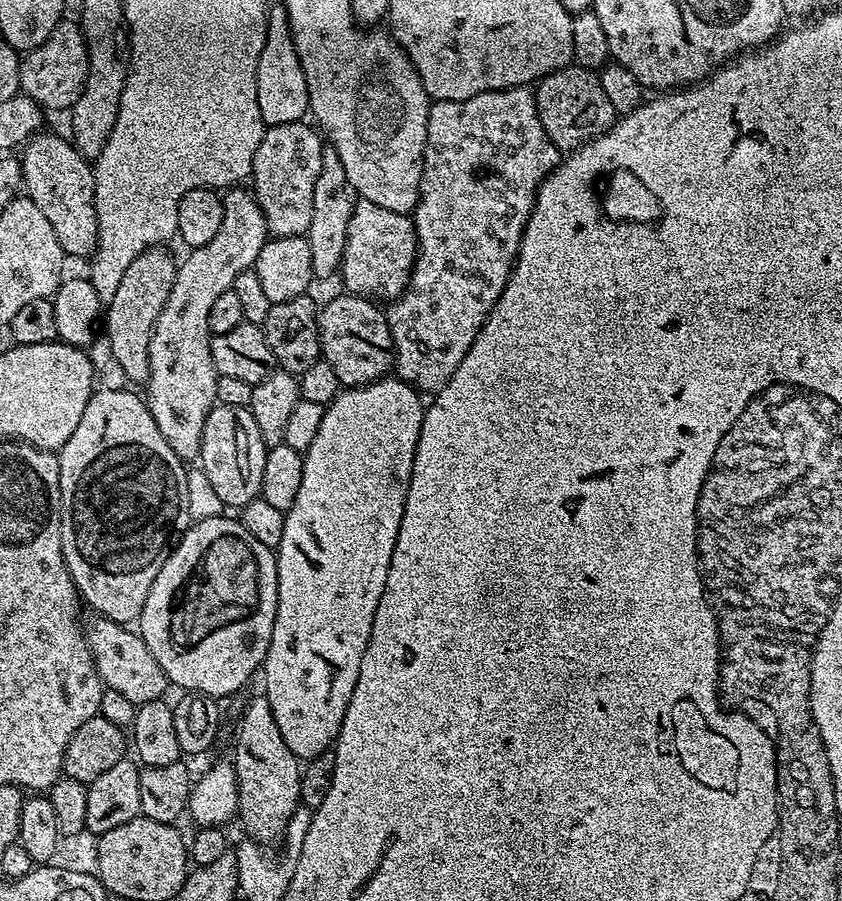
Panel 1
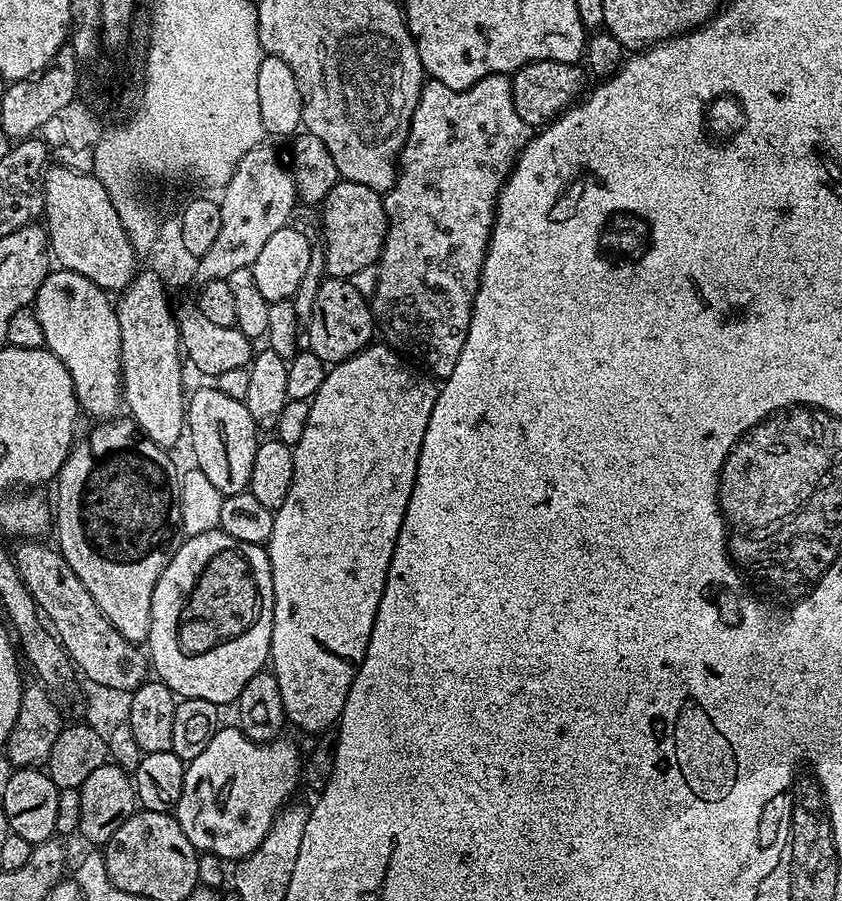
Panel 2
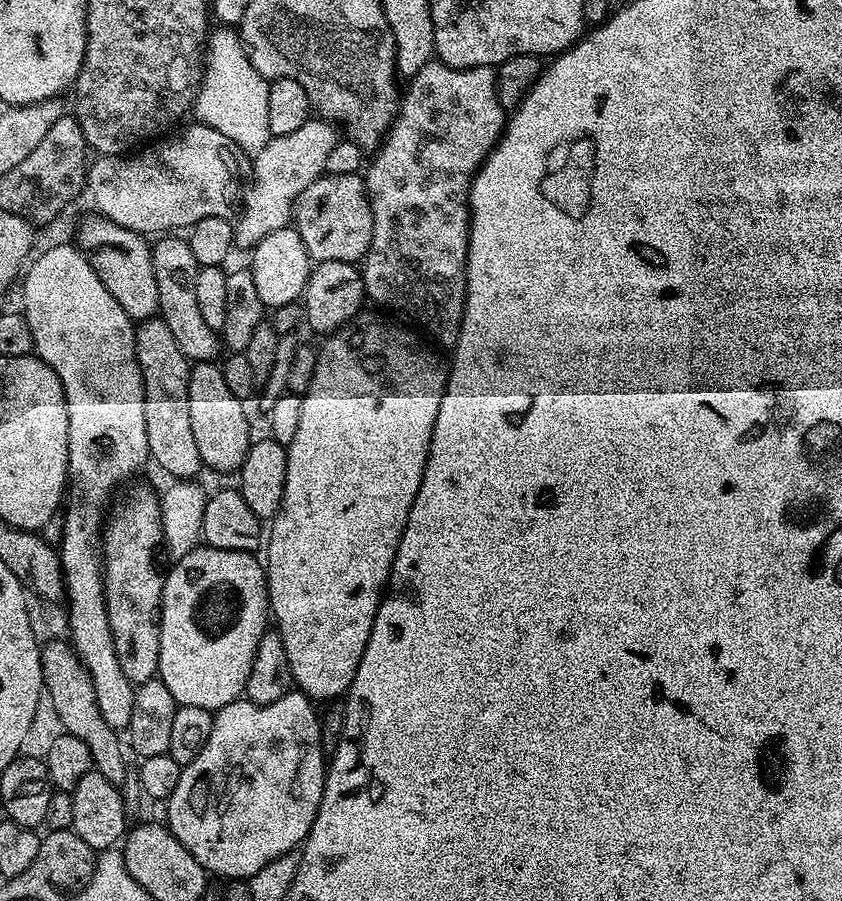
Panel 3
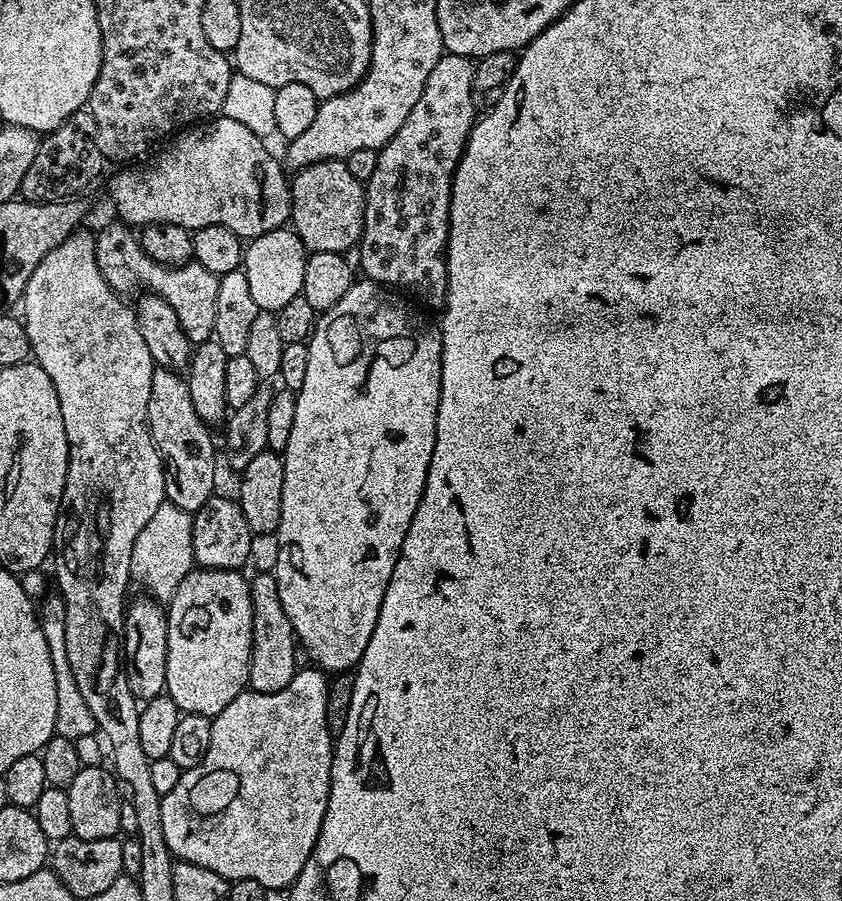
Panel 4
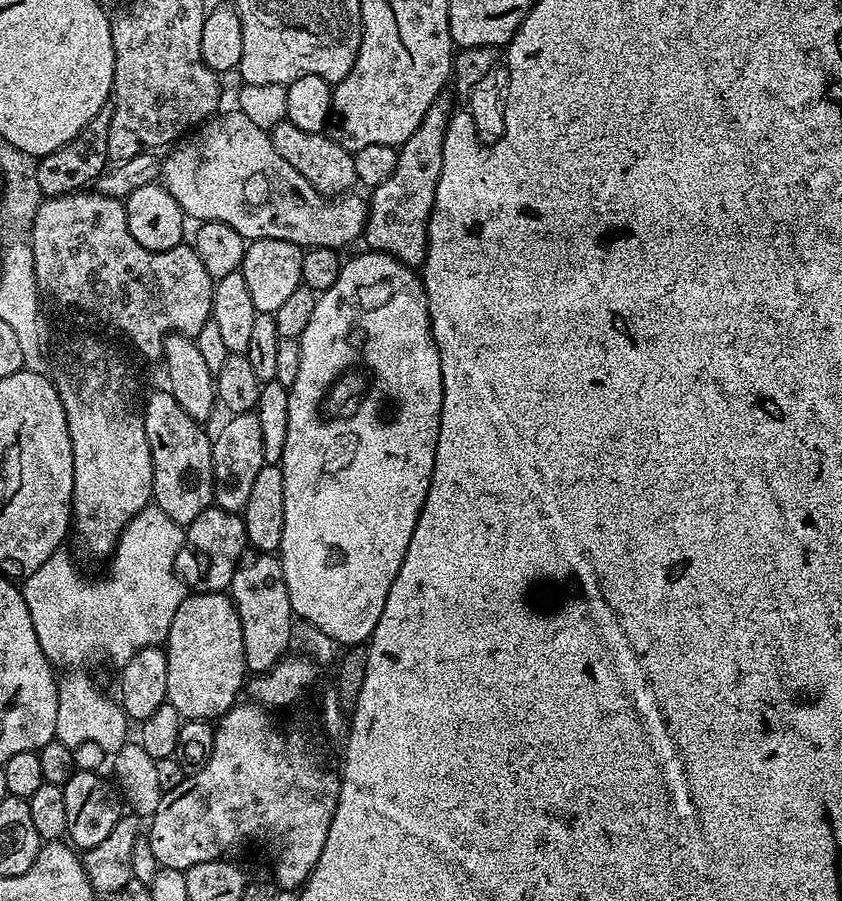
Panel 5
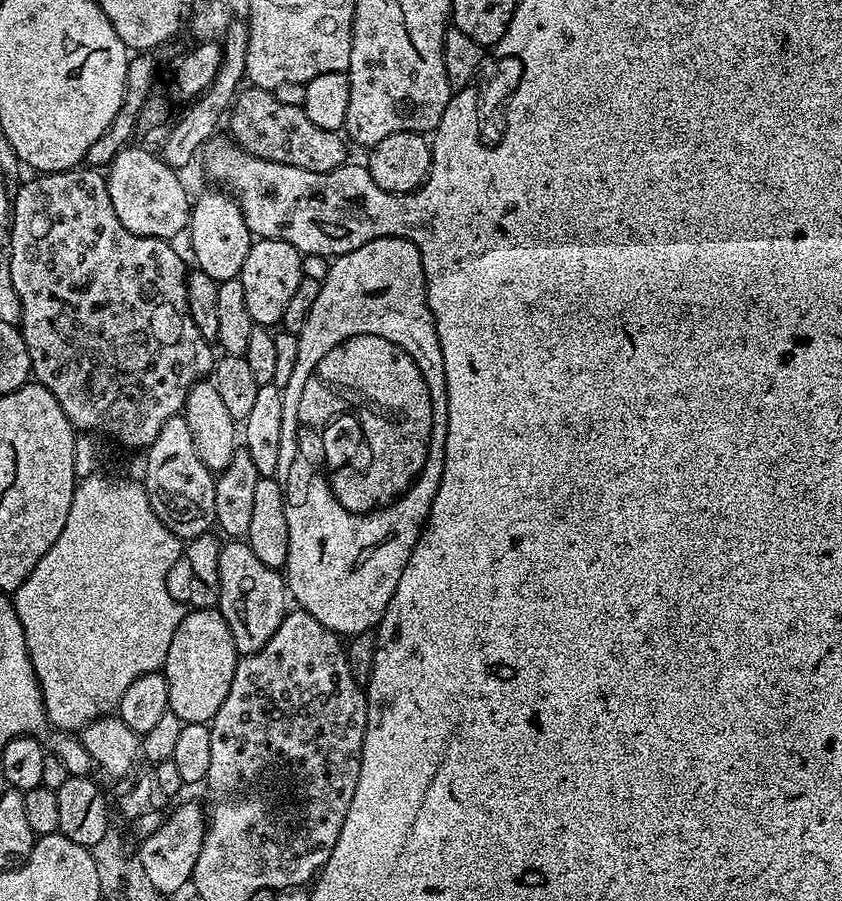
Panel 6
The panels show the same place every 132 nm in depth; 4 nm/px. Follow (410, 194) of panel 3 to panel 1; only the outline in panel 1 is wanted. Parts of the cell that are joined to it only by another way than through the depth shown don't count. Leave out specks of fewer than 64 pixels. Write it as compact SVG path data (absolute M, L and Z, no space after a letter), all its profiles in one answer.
M531 87L503 88L493 92L474 94L474 98L466 98L465 100L438 100L429 107L422 178L420 179L420 196L416 199L414 209L416 264L412 267L412 277L408 279L408 287L404 289L404 293L391 301L386 308L388 325L392 335L395 375L412 385L417 392L435 394L442 391L446 382L450 382L454 370L458 370L462 358L466 358L470 346L474 346L482 326L492 313L492 308L498 302L498 298L512 273L516 263L516 255L522 242L522 234L526 230L526 222L530 218L532 207L536 205L536 191L542 186L544 179L559 166L561 159L561 149L553 146L546 130L542 130L542 122L538 118L538 110L536 109L536 93Z

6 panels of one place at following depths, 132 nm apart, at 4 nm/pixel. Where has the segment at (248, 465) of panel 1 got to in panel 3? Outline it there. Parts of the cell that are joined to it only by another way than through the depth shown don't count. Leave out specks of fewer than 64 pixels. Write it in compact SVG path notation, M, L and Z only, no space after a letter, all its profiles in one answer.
M196 362L188 373L190 398L190 426L194 430L194 443L198 445L200 463L205 469L235 473L242 466L248 453L248 416L244 413L245 401L234 398L222 378L220 364Z

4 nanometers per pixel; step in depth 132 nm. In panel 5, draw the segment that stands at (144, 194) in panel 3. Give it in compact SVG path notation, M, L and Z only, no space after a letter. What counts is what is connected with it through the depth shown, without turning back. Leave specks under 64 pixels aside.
M231 110L232 112L221 111L219 114L213 115L211 118L199 125L198 130L191 134L185 135L171 149L172 156L164 156L162 160L162 183L164 189L168 191L180 209L184 211L185 217L196 219L196 222L215 222L217 224L225 224L230 226L245 241L254 240L281 240L282 242L290 242L291 244L299 244L301 249L309 248L334 248L344 250L347 244L352 244L355 240L359 241L364 234L364 228L368 225L368 200L365 197L356 196L357 194L345 194L342 196L327 197L314 190L314 186L310 186L310 182L306 182L306 178L302 178L302 174L298 174L298 170L294 170L294 166L290 166L290 162L286 162L286 158L282 158L282 154L278 154L278 150L274 150L272 145L272 137L265 129L254 126L254 122L250 122L250 118L246 118L246 114L242 114L239 110Z

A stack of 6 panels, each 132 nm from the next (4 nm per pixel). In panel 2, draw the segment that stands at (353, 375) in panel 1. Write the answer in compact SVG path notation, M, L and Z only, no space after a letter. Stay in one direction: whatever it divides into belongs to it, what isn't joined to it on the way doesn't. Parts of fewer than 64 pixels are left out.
M325 278L318 286L318 298L314 298L314 310L306 321L307 351L318 354L324 363L341 364L346 358L358 354L373 343L378 325L372 314L372 305L355 288L348 278Z

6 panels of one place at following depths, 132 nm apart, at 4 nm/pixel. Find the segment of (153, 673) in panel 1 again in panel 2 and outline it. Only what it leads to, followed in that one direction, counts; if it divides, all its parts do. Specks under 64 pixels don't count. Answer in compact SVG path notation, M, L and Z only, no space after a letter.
M44 542L17 543L20 545L14 548L14 561L26 590L33 596L43 619L68 652L75 671L84 680L132 692L149 679L149 657L137 645L118 634L118 630L94 602L94 598L90 598L90 590L86 590L78 574L70 570L66 558L55 547L47 548L40 543Z

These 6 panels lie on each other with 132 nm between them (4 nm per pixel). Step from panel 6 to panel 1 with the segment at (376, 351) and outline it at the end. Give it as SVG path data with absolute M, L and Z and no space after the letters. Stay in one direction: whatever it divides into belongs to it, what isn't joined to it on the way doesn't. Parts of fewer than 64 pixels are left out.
M385 378L375 380L373 384L345 387L340 395L325 407L322 426L318 426L318 438L314 438L314 442L310 442L308 451L303 453L302 486L298 486L298 498L294 498L294 506L284 514L282 542L274 552L278 606L270 646L262 665L263 695L268 697L270 710L274 714L274 722L278 722L278 730L282 730L282 742L290 746L290 750L301 762L313 760L318 754L329 751L340 737L342 718L346 714L350 694L354 694L354 682L358 682L362 654L366 654L366 646L370 642L370 634L374 626L374 614L378 610L378 602L386 586L386 574L390 574L390 558L394 554L394 542L398 538L398 526L402 522L402 510L406 506L406 494L412 477L416 443L420 437L420 427L426 411L425 401L420 400L423 400L421 393L399 378Z

